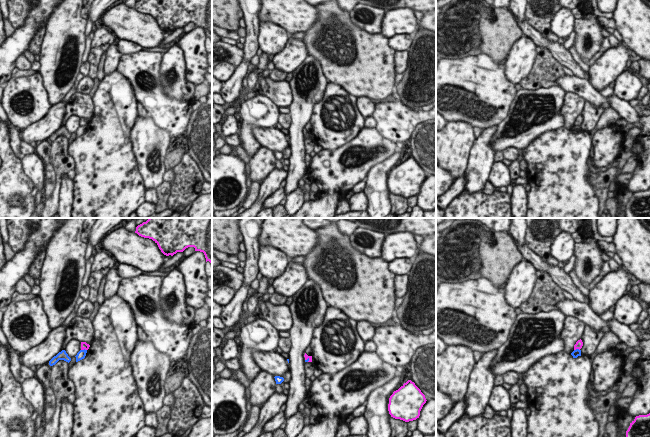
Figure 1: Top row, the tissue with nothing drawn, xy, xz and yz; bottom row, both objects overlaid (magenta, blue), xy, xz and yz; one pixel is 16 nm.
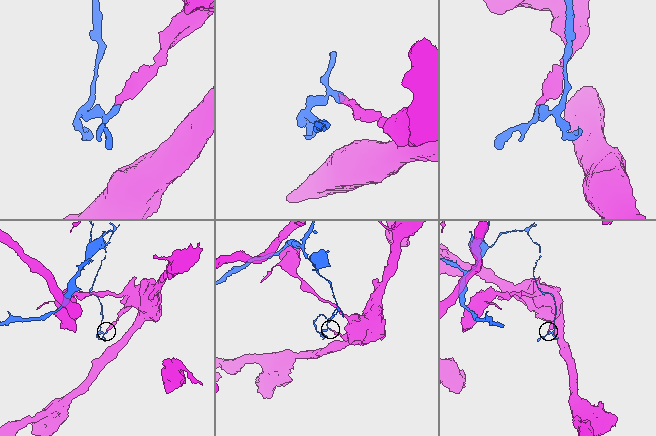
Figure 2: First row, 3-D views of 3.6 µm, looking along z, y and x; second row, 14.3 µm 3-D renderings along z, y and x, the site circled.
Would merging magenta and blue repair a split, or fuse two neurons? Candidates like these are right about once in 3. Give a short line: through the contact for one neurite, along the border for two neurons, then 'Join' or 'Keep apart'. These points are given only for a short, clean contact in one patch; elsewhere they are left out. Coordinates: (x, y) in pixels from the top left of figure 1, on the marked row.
Keep apart

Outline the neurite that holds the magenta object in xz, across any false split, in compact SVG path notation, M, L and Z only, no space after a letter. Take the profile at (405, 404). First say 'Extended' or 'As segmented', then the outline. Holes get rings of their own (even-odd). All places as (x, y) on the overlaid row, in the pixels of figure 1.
As segmented. M408 380L390 396L388 411L395 419L405 422L413 421L419 418L420 411L426 401L421 390L414 382Z

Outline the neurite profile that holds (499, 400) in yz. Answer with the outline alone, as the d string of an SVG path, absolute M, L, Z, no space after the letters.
M495 386L490 396L489 405L495 412L511 409L512 403L509 391L503 386Z

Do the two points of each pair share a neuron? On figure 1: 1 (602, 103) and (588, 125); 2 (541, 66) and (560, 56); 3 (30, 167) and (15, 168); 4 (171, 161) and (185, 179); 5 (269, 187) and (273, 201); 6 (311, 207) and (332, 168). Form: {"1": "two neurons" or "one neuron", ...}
{"1": "two neurons", "2": "two neurons", "3": "two neurons", "4": "two neurons", "5": "two neurons", "6": "one neuron"}

